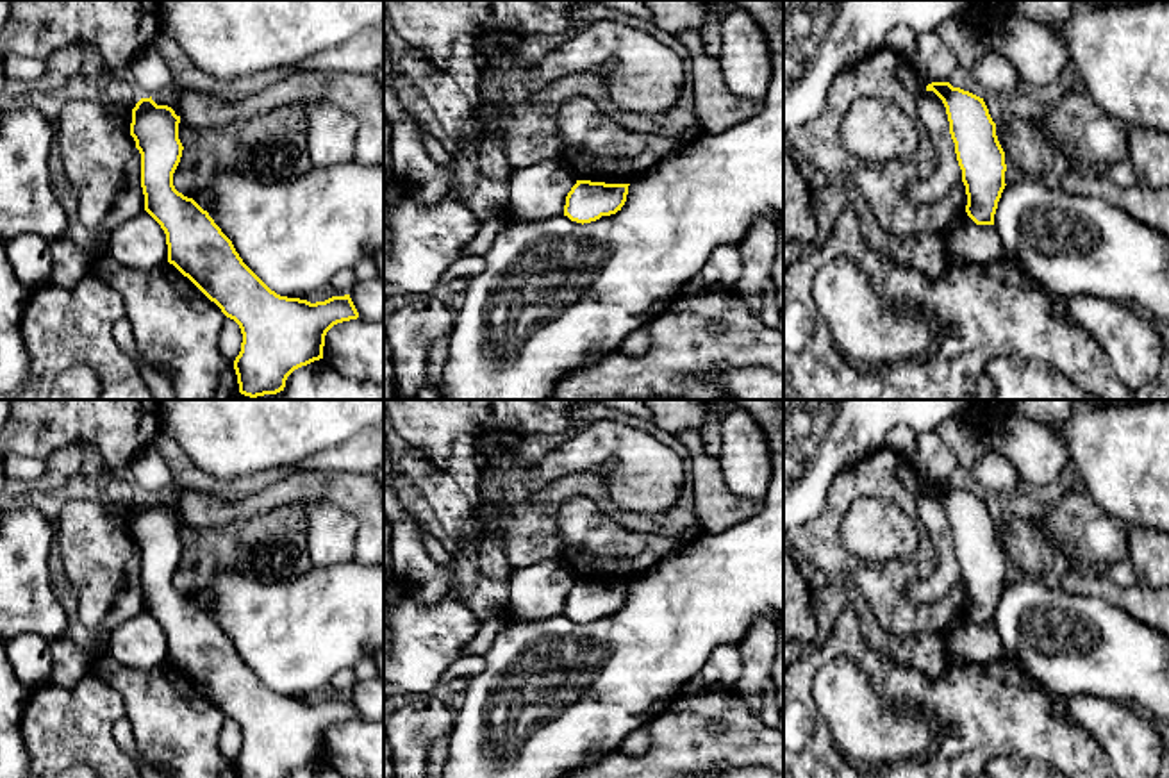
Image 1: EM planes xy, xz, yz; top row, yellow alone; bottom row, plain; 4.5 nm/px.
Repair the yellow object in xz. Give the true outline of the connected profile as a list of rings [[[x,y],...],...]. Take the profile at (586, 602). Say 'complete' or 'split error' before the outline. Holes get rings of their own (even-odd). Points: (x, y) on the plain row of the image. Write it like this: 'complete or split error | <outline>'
complete | [[[576,580],[566,596],[564,616],[576,623],[591,623],[621,610],[630,584]]]

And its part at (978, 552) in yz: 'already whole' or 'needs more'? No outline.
already whole

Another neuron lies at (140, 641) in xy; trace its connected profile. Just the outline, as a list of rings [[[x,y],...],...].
[[[146,612],[120,623],[109,632],[105,653],[137,669],[153,669],[168,662],[166,633]]]

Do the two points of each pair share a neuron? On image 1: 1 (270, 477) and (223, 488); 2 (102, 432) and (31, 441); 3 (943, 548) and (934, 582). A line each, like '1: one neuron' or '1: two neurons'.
1: one neuron
2: one neuron
3: one neuron

